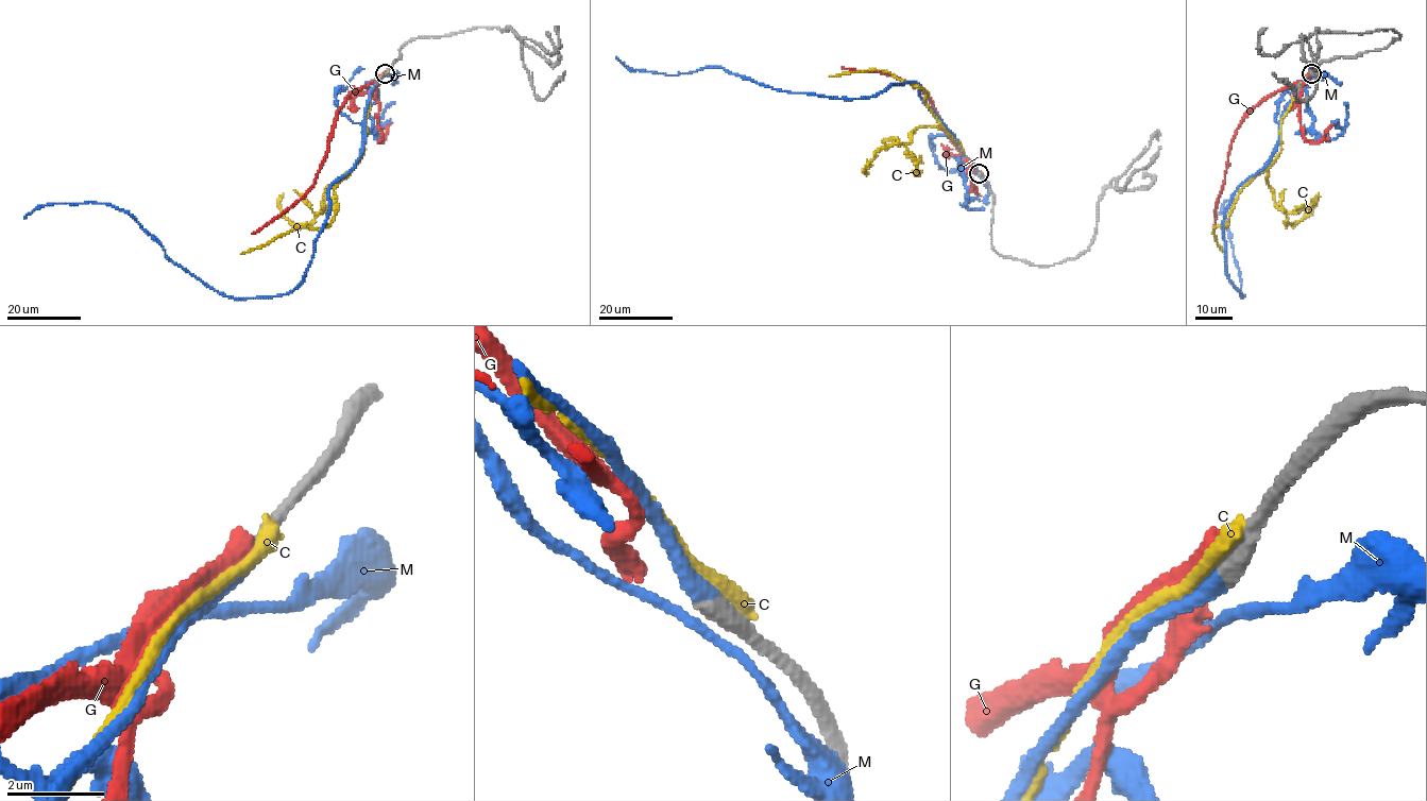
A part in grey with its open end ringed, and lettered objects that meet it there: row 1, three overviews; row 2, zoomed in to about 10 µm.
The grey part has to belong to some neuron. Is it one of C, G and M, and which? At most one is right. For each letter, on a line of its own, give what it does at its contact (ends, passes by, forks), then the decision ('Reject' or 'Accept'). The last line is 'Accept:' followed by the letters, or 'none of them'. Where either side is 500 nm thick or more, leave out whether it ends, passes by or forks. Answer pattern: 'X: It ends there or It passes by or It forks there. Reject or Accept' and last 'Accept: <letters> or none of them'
C: Reject
G: Reject
M: It forks there. Accept
Accept: M

